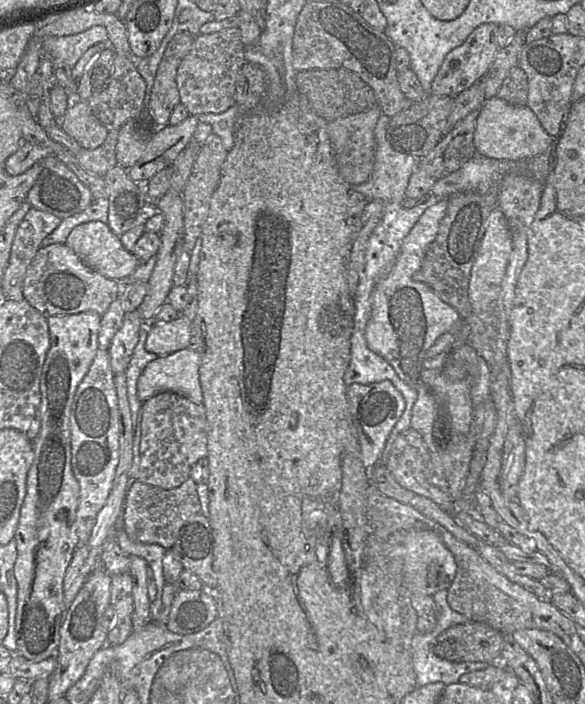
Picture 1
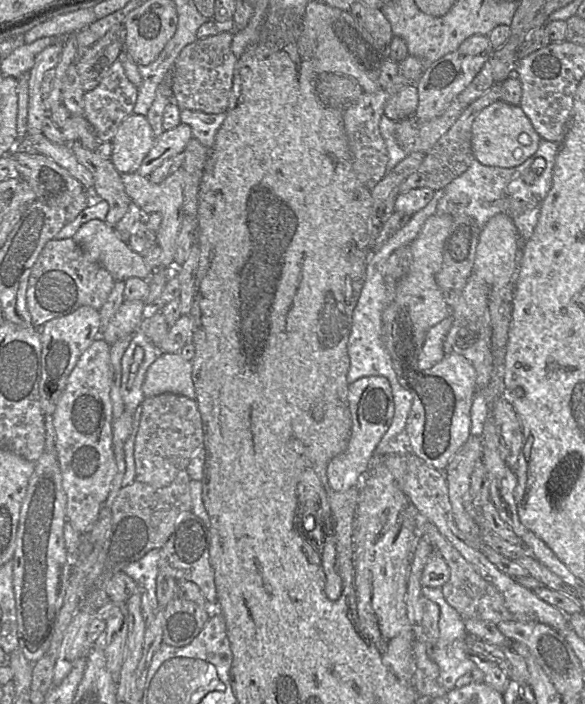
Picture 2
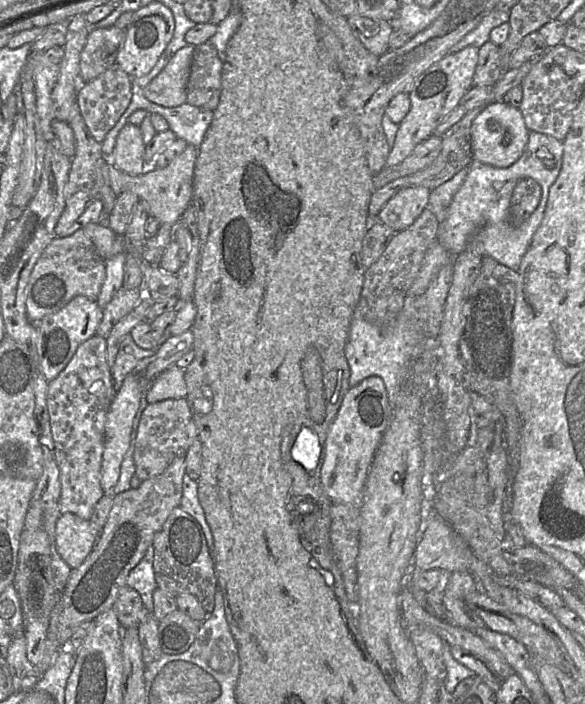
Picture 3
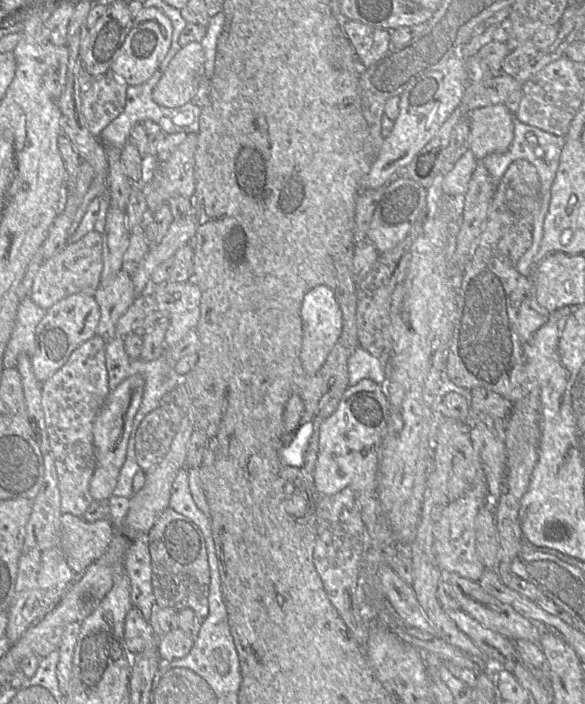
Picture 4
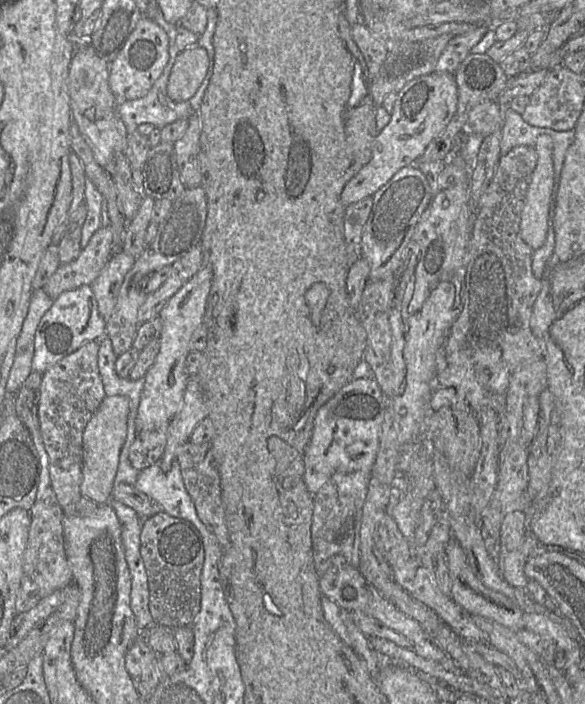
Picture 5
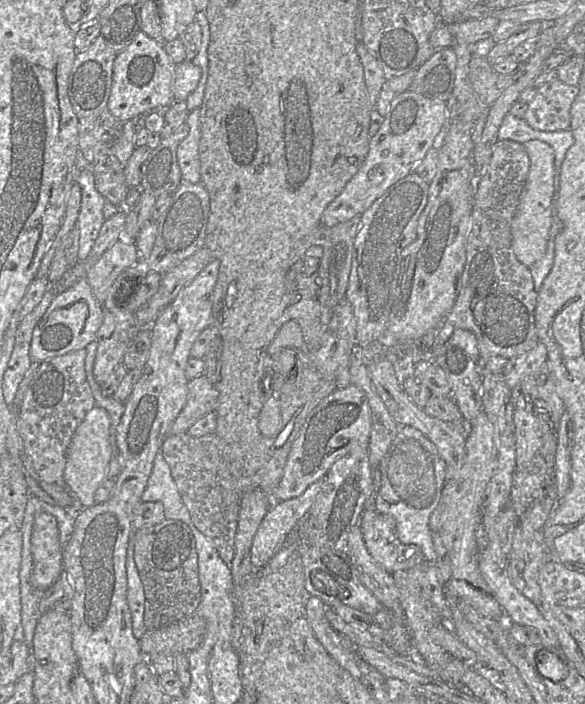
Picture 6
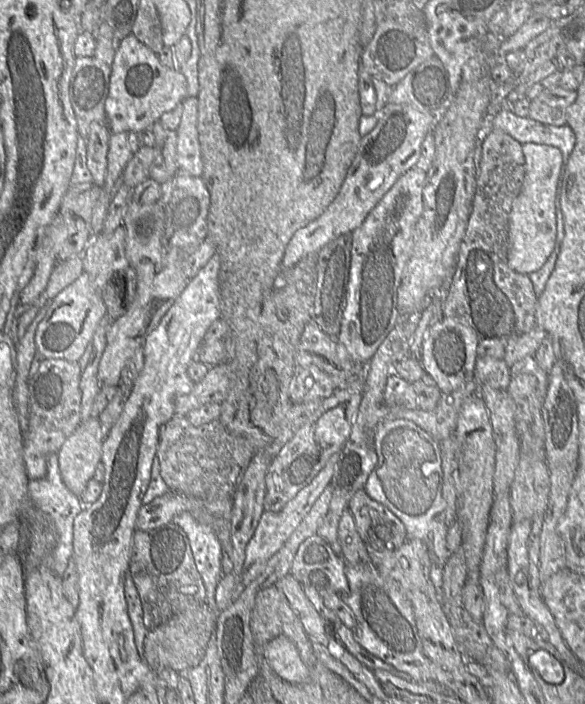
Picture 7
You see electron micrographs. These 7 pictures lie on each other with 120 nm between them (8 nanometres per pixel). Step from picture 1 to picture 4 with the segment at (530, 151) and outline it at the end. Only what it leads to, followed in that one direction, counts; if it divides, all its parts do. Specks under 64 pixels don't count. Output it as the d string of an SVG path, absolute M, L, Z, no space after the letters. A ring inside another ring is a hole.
M504 103L476 108L468 114L469 148L478 160L508 150L514 138L514 116Z

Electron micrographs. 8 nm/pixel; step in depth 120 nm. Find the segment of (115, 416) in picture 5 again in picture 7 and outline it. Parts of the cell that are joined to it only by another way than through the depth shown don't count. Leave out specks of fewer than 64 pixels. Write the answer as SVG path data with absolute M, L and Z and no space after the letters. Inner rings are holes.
M90 417L79 424L58 452L62 480L78 498L93 478L97 464L101 462L106 434L99 418Z

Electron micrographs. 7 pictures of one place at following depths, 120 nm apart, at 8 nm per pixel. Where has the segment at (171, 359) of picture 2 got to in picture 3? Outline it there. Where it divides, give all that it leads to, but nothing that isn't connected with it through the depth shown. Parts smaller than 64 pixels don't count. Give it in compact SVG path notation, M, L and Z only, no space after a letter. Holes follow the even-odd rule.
M173 365L154 380L146 396L148 403L156 403L167 399L186 398L186 394L184 370Z

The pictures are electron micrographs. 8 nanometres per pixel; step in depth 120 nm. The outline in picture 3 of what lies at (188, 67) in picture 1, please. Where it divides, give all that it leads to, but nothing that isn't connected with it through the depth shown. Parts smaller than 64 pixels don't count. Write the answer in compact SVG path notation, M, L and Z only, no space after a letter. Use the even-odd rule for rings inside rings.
M210 42L194 48L187 83L186 102L200 109L214 111L219 104L223 62Z

